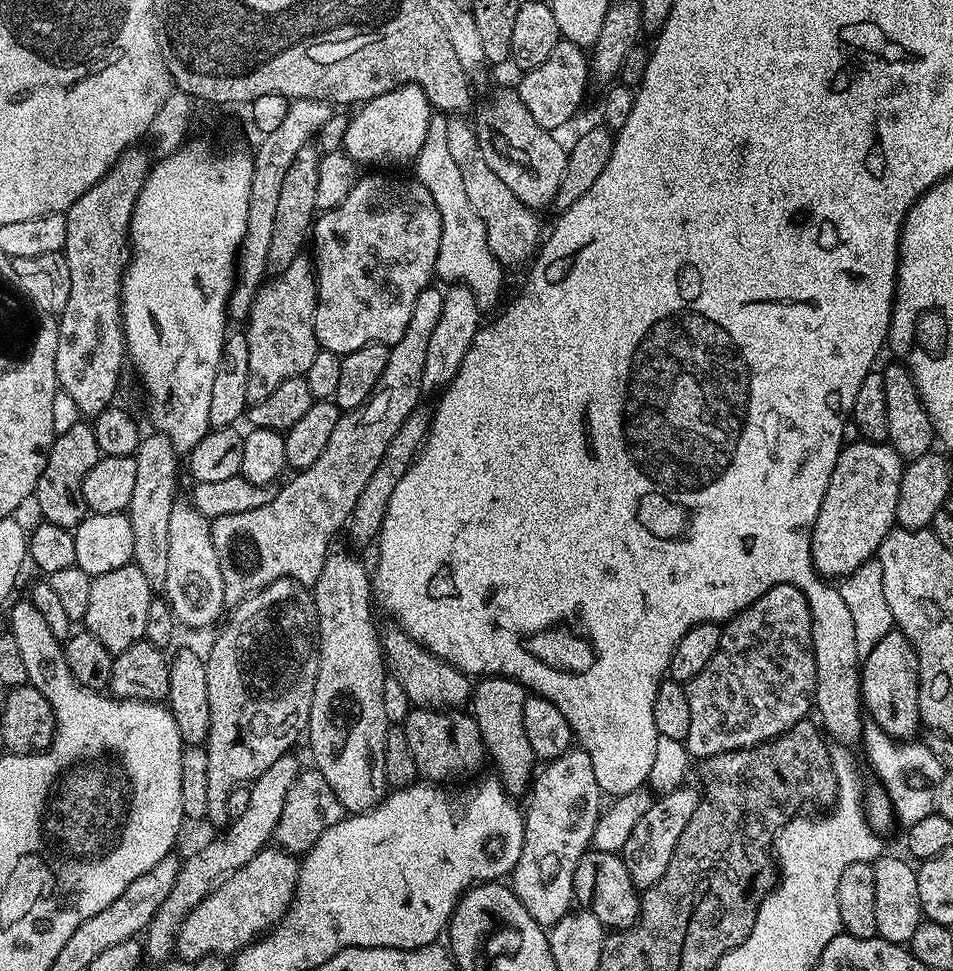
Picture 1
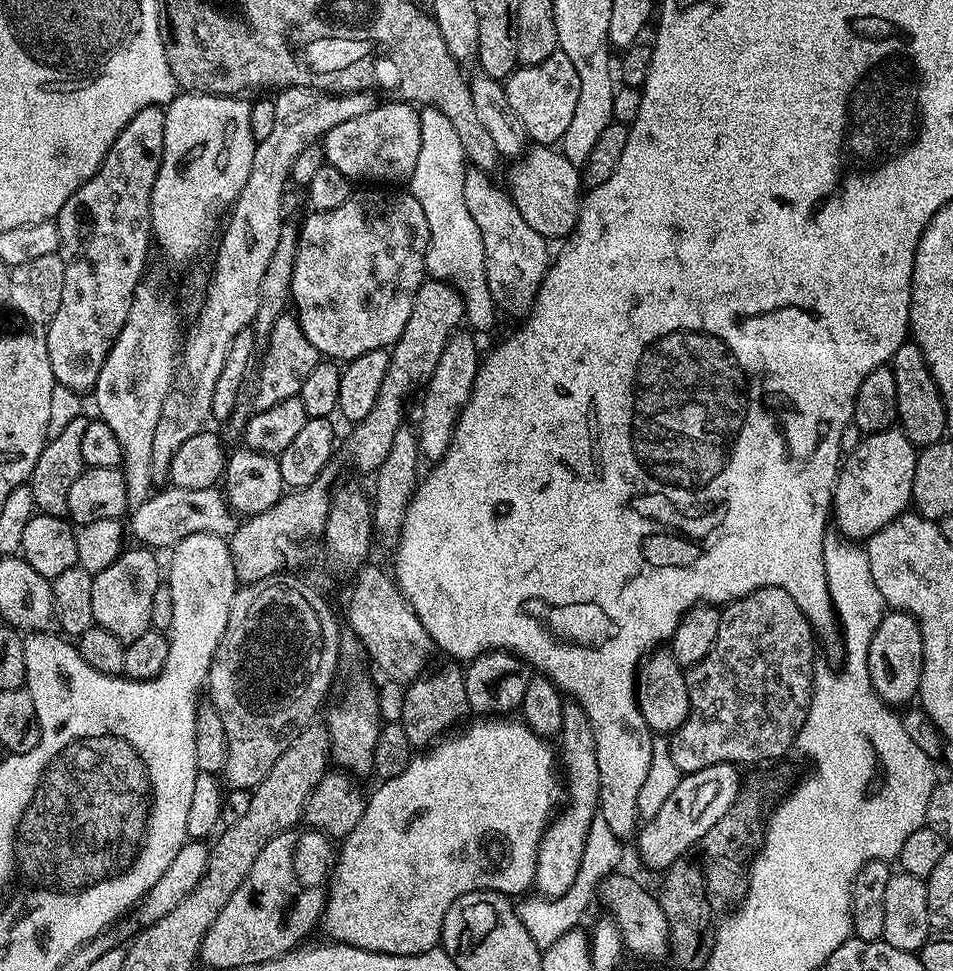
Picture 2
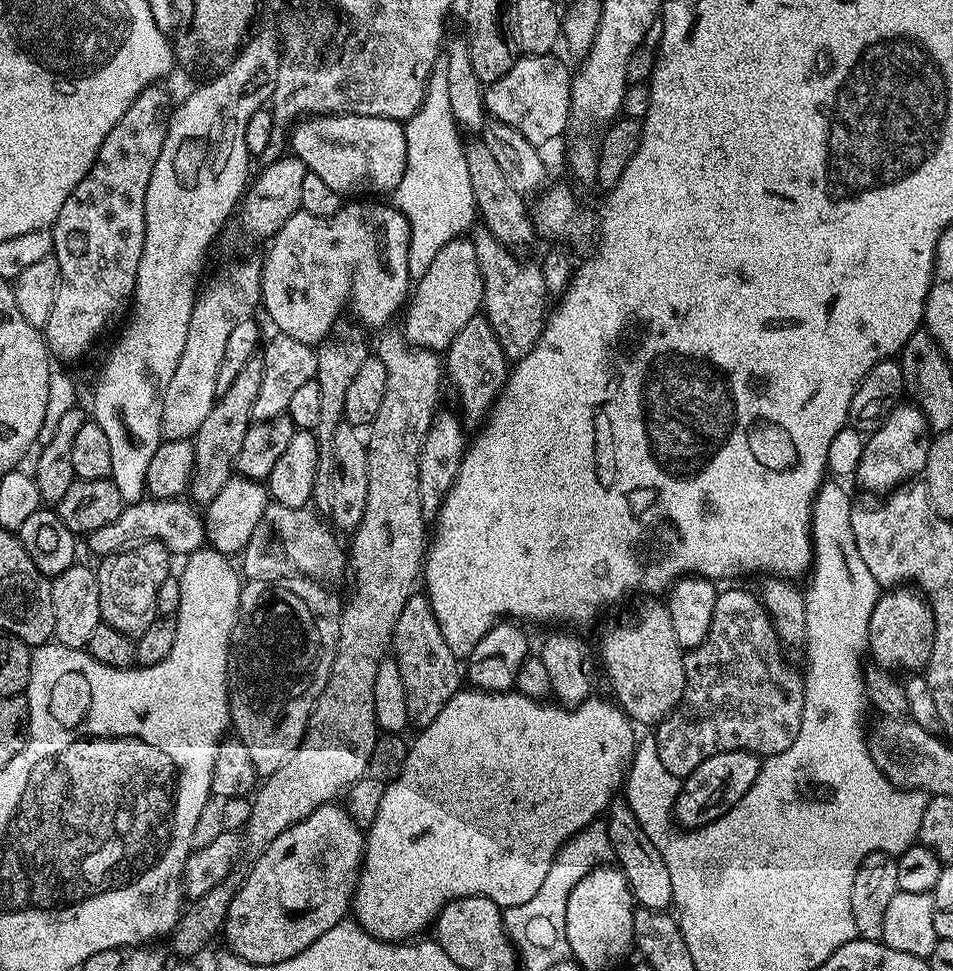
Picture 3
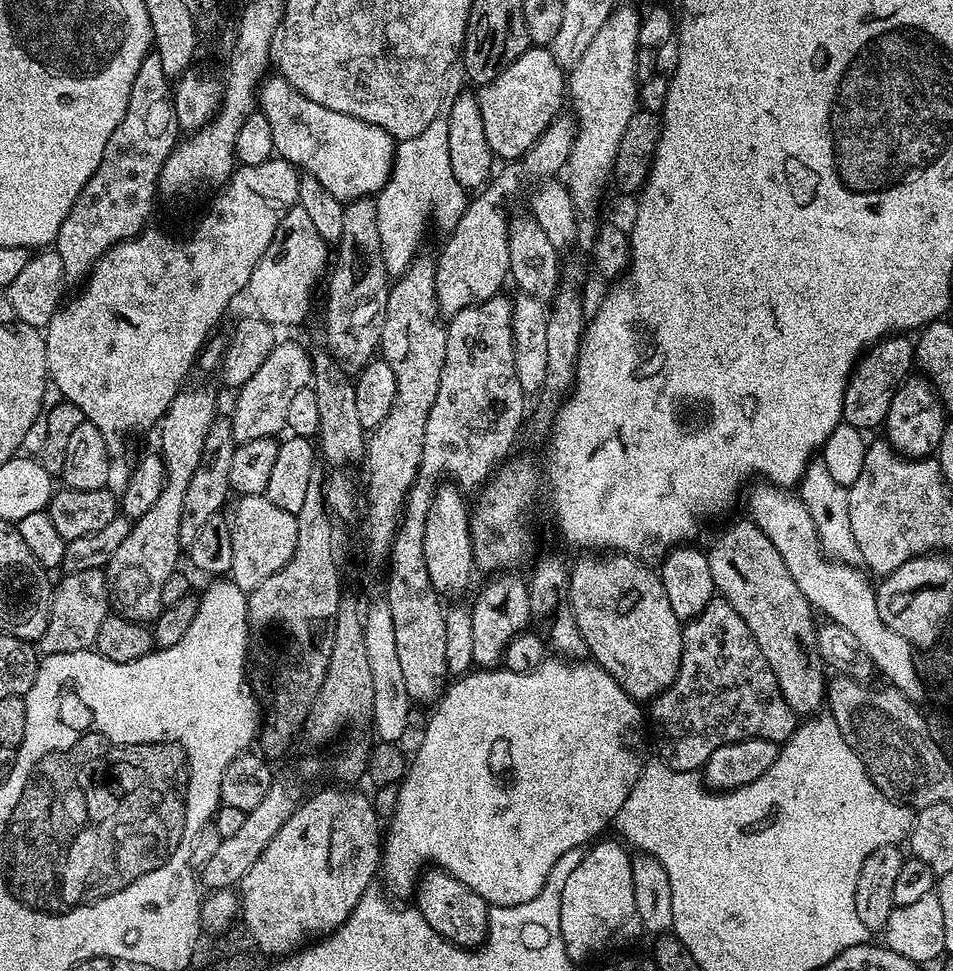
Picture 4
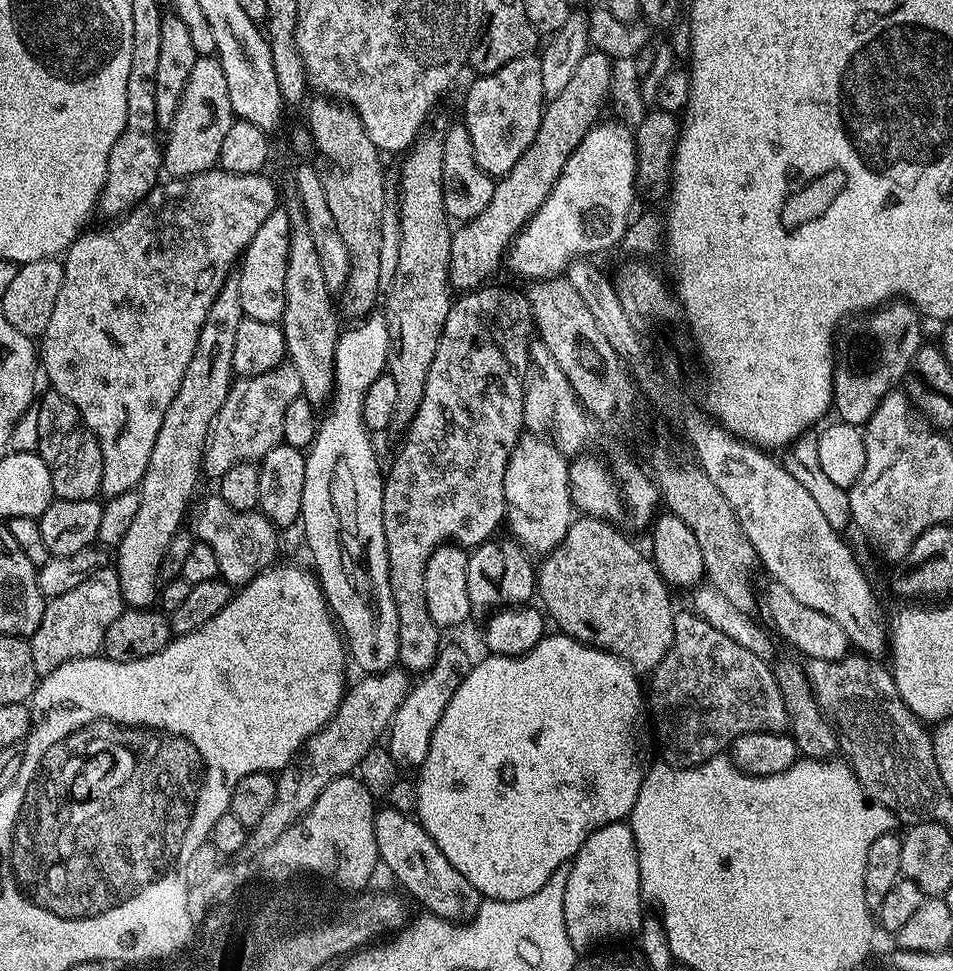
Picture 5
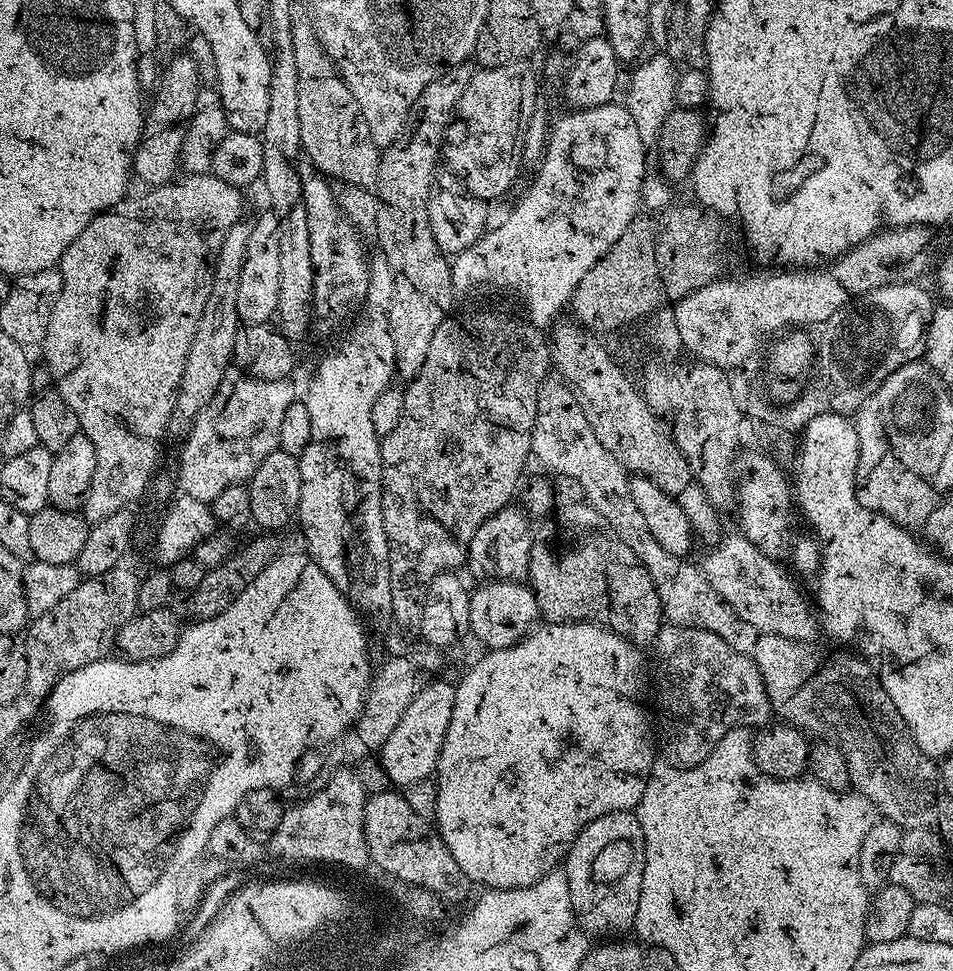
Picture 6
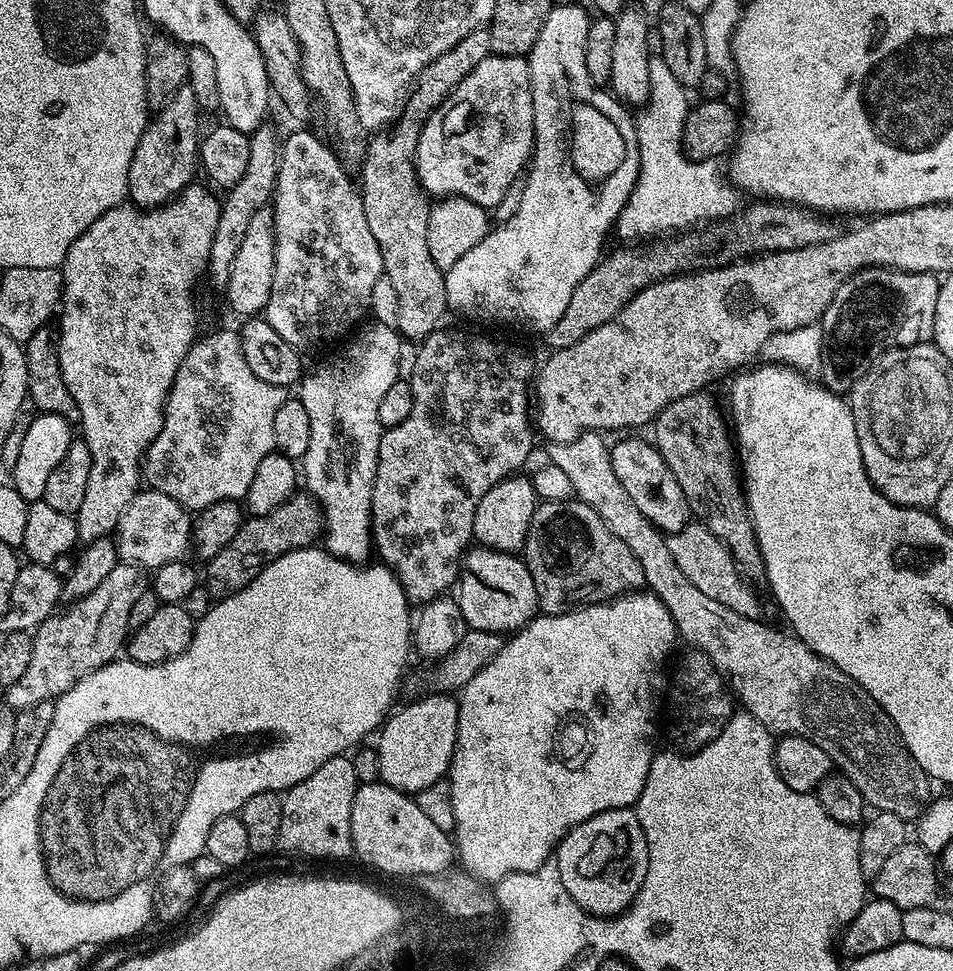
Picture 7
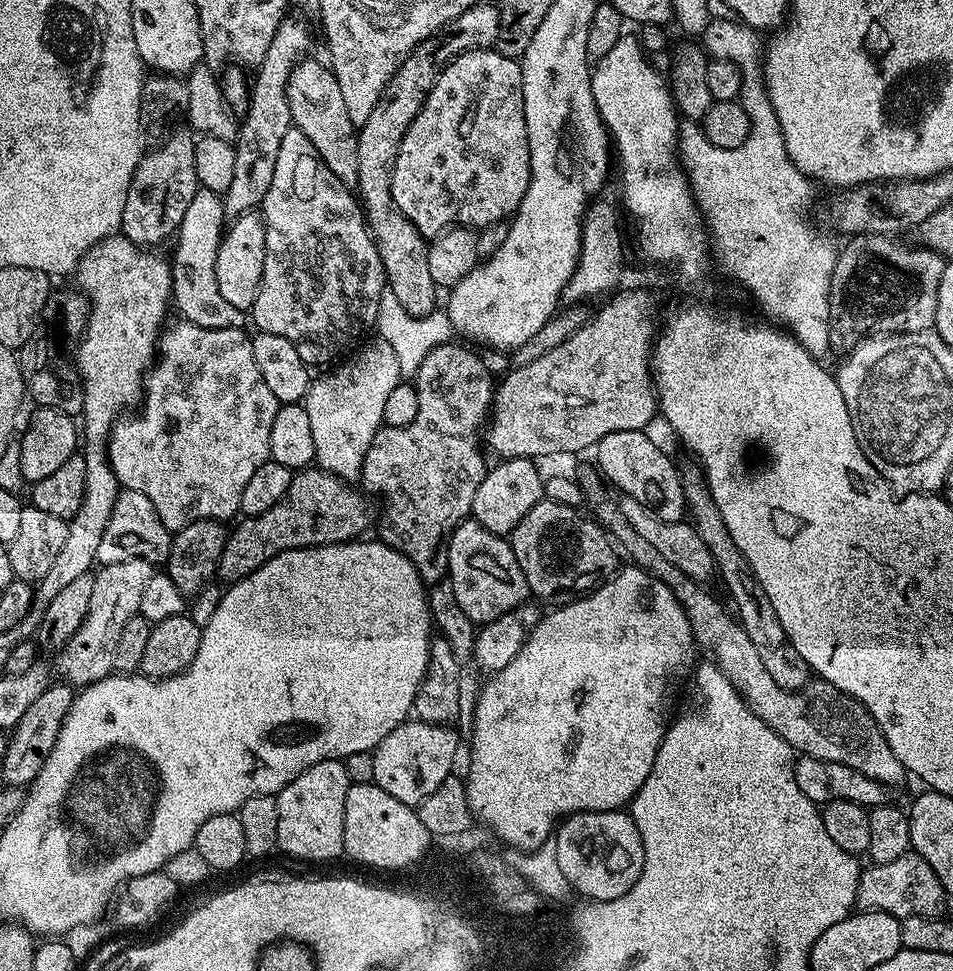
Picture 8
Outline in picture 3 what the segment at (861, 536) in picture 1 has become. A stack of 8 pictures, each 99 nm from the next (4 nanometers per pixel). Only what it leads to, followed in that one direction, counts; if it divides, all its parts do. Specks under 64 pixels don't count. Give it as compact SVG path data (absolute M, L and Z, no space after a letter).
M901 402L886 417L882 426L864 441L862 462L858 462L854 480L868 492L888 494L919 477L926 466L926 454L932 445L928 423L924 421L922 410L911 402Z

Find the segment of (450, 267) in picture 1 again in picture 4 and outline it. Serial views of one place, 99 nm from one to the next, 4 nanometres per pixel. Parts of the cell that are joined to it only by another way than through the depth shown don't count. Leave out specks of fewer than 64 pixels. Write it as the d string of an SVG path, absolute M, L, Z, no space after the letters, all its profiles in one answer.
M437 117L413 140L403 140L397 145L391 177L375 197L383 260L390 276L400 275L407 268L406 249L419 242L428 217L432 216L443 230L457 224L463 213L460 204L468 207L470 199L468 192L460 196L462 188L450 162L447 117Z

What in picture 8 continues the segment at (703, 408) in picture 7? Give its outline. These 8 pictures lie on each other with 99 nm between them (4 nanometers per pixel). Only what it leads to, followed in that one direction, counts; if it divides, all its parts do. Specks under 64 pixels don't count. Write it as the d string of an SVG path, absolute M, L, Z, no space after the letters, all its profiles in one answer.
M699 471L687 472L682 476L684 482L684 502L687 515L696 529L696 533L706 542L706 546L712 555L712 563L715 571L724 575L724 588L732 595L731 607L734 609L734 615L740 621L742 630L746 630L746 638L754 645L754 651L758 653L759 660L770 678L782 690L787 692L800 692L807 686L810 679L810 669L807 662L790 646L790 638L786 630L782 630L782 622L778 622L778 614L774 614L774 606L770 606L770 598L766 598L766 590L754 578L754 574L748 568L748 563L743 554L734 546L726 526L722 522L722 514L710 494L707 484L704 483L704 477Z

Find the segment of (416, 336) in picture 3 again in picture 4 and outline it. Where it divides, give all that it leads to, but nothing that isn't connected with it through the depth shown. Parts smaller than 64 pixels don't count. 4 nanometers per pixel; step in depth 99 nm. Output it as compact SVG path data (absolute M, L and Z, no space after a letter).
M516 162L509 163L489 179L483 190L477 191L468 201L468 207L458 222L447 233L448 241L444 244L436 261L436 301L440 307L441 317L451 318L462 310L475 304L486 302L492 296L501 295L504 279L510 276L510 246L508 245L508 226L510 216L507 208L508 199L524 184L524 172Z

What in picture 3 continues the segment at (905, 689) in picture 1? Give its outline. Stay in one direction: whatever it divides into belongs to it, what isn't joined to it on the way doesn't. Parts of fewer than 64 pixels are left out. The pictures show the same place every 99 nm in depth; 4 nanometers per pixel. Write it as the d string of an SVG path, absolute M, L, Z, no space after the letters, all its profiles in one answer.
M892 586L887 589L874 606L874 614L868 619L868 647L879 667L887 668L893 674L916 674L927 669L930 654L934 654L934 614L927 599L915 587Z

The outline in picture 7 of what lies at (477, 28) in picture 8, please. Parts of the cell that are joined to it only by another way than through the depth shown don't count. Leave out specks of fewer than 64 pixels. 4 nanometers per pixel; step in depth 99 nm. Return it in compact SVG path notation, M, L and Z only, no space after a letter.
M482 27L466 34L466 38L462 38L462 42L458 42L458 46L446 50L446 54L434 58L434 62L430 62L418 74L416 83L412 85L412 90L408 93L408 100L404 103L403 114L396 119L395 124L387 130L377 131L373 135L376 137L373 140L371 137L367 141L364 158L358 164L358 168L360 168L358 187L362 206L366 210L366 223L370 225L370 234L374 234L374 242L378 242L378 250L382 250L384 276L394 286L394 294L396 295L395 327L405 341L419 342L426 339L441 327L440 319L443 318L444 312L449 311L446 302L444 272L438 266L434 266L434 258L430 258L430 246L426 243L430 200L416 176L418 138L422 134L422 126L430 118L430 114L435 108L444 103L445 98L456 89L458 82L462 82L462 78L466 78L466 74L470 74L470 70L474 66L478 66L478 62L482 62L490 55L493 55L492 34L487 27Z

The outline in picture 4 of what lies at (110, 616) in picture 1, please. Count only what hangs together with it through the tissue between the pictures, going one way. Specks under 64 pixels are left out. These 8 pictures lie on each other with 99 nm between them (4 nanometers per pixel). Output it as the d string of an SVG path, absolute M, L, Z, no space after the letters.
M185 386L180 393L170 402L170 406L164 411L164 417L160 419L158 431L160 431L160 445L158 451L164 457L164 485L162 494L154 501L154 506L146 510L129 527L122 546L114 550L110 562L106 565L108 578L108 603L111 611L122 618L130 618L130 622L151 625L158 618L158 614L164 608L162 602L162 589L165 587L166 578L172 572L177 571L182 547L179 542L179 518L182 515L183 494L186 493L187 483L198 470L199 462L202 459L203 446L213 423L218 419L216 412L216 396L208 388L191 388Z

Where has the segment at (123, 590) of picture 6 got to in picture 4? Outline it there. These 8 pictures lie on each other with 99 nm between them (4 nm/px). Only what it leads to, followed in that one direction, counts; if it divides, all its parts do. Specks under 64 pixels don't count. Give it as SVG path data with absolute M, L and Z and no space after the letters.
M101 569L78 570L61 575L61 580L55 581L50 602L50 618L46 622L46 630L38 642L38 648L44 656L50 654L66 654L67 652L86 652L95 645L98 630L102 627L102 618L110 614L108 603L108 578Z

